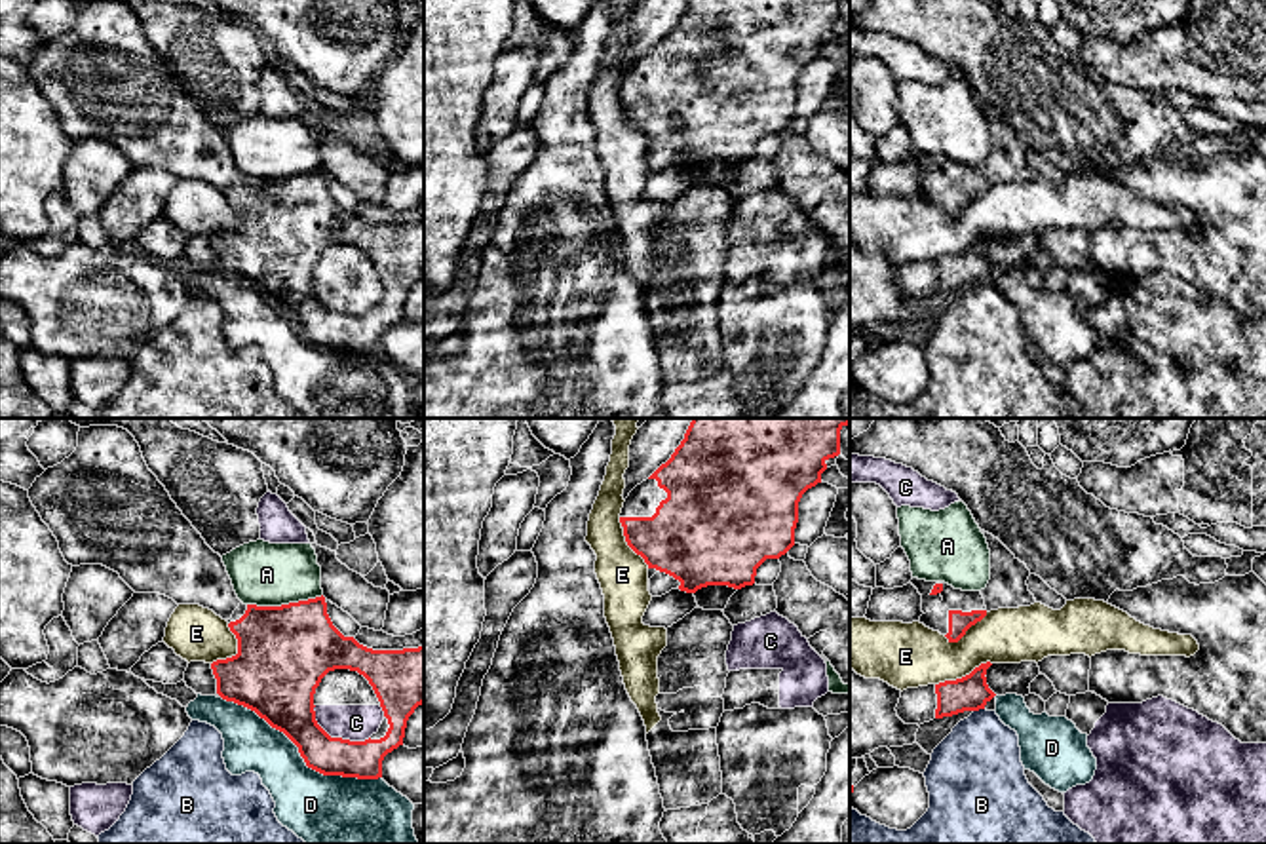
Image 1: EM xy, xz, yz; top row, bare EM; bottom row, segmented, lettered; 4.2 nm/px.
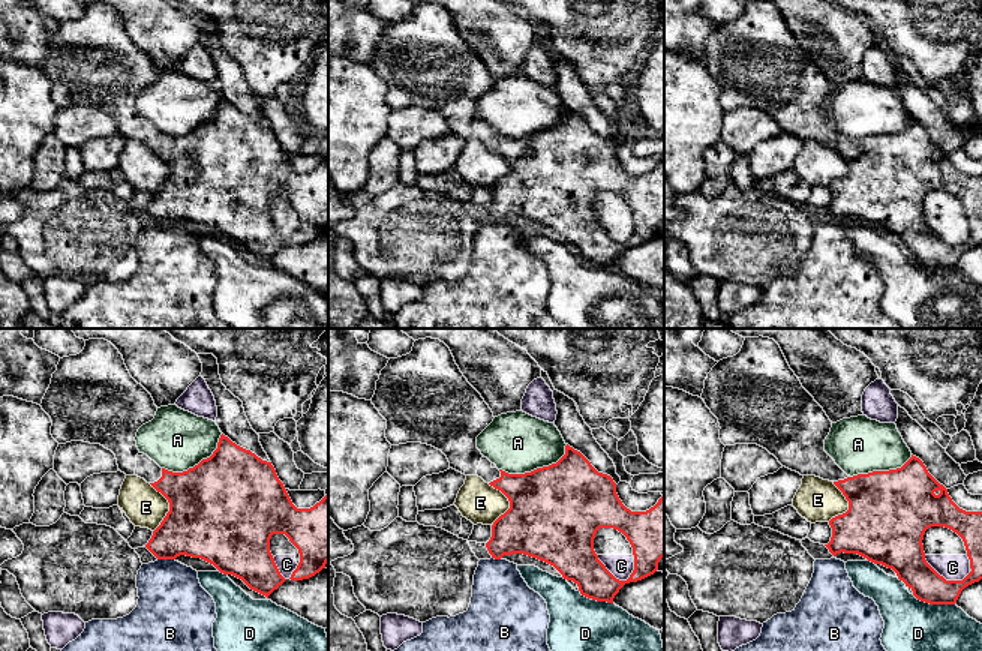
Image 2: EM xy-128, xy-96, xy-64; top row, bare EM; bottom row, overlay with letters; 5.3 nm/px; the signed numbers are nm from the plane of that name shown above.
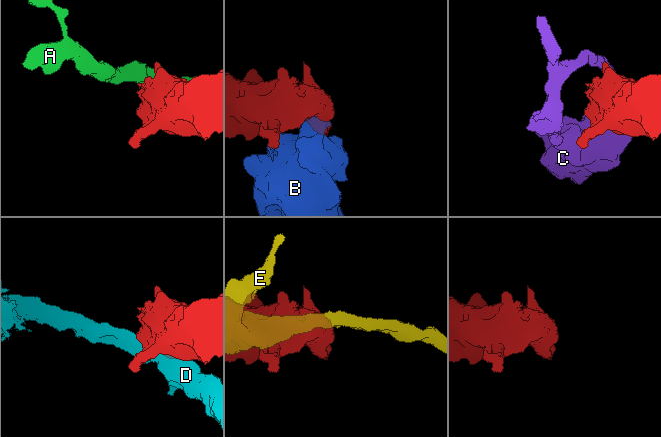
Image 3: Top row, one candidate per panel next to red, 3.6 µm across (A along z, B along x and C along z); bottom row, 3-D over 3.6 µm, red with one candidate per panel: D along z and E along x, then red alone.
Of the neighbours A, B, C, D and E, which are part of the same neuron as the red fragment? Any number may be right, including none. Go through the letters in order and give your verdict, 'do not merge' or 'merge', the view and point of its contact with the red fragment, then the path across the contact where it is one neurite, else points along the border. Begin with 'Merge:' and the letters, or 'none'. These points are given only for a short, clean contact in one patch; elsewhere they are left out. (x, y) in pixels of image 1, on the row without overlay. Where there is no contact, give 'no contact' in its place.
Merge: none
A: do not merge; meets red in xy at (284, 179)
B: do not merge; meets red in yz at (978, 284)
C: do not merge; meets red in xy at (337, 312)
D: do not merge; meets red in xy at (301, 329)
E: do not merge; meets red in yz at (962, 251)

